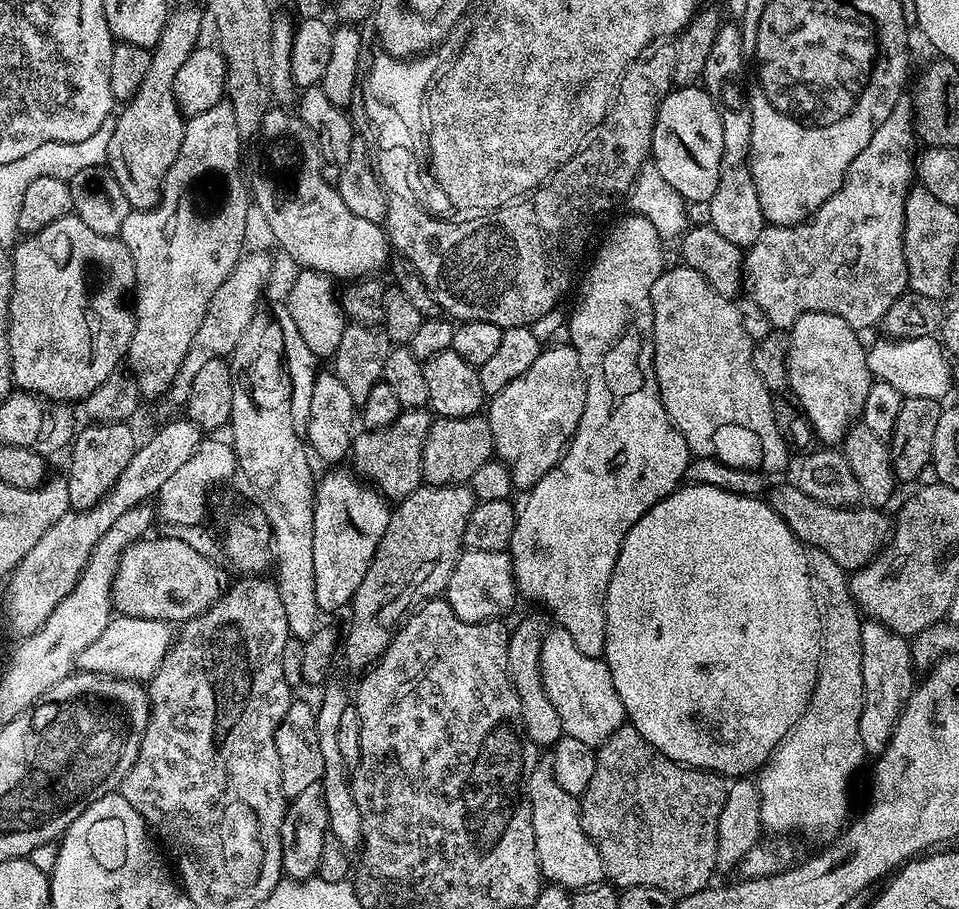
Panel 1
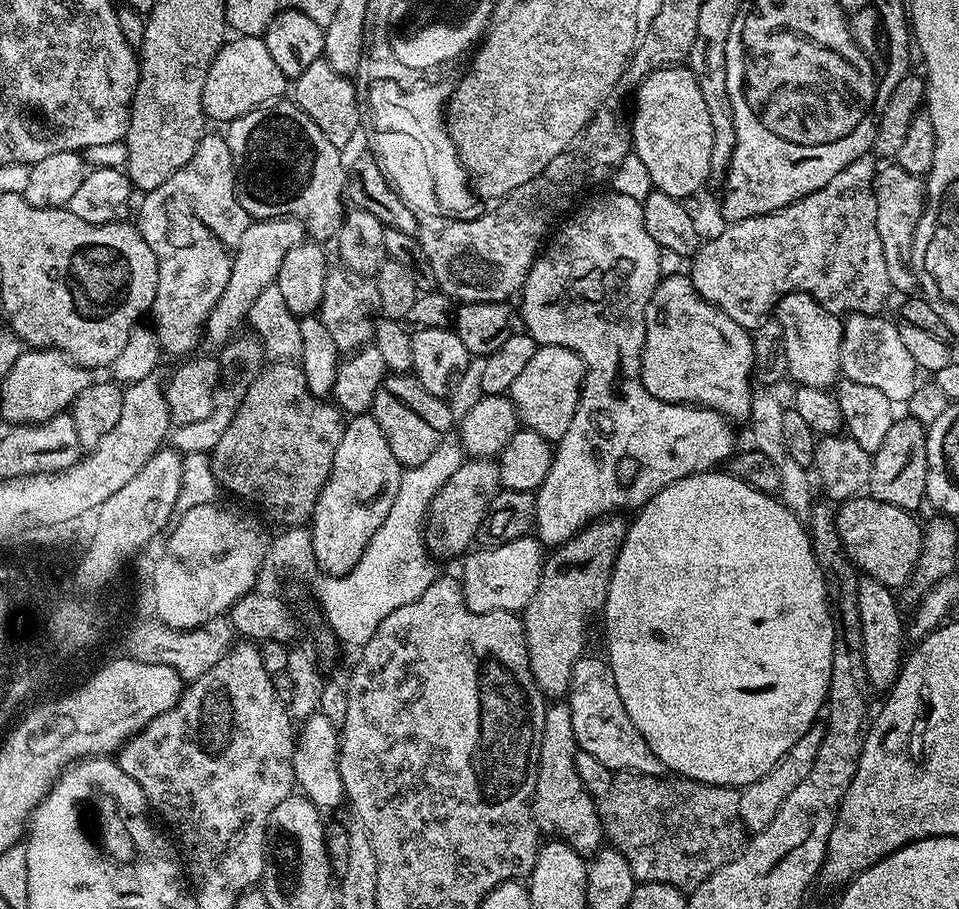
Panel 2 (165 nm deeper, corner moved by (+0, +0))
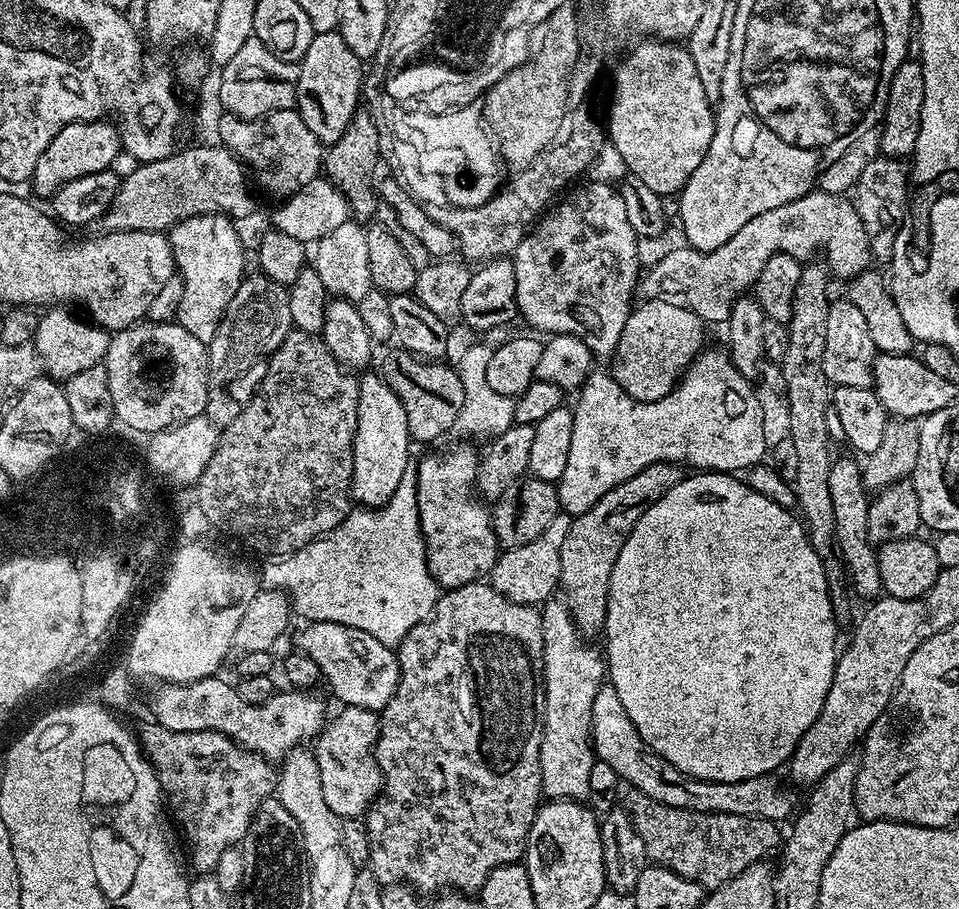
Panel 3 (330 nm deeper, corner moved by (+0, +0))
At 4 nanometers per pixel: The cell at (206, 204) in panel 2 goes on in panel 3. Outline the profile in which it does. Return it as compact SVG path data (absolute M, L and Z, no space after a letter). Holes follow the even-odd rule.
M207 212L178 222L167 233L174 254L176 272L184 280L182 302L178 305L174 320L186 330L190 330L190 334L194 334L194 338L201 340L204 345L208 345L214 338L214 330L218 330L218 322L222 314L226 314L226 306L230 306L230 298L238 294L240 281L246 275L242 266L243 250L246 244L245 241L240 241L240 232L232 224L235 224L233 217L223 216L221 212Z

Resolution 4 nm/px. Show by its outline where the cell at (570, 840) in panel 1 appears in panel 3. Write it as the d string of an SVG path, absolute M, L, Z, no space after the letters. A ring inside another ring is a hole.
M563 599L545 600L539 609L544 643L544 729L540 747L540 786L545 797L553 800L587 801L590 794L590 766L594 766L596 751L592 748L592 707L594 694L606 680L606 660L576 629L576 619Z

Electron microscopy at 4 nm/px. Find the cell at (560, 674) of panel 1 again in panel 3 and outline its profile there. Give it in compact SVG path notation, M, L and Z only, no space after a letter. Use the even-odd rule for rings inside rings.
M610 682L601 684L598 694L594 694L592 748L596 751L596 759L606 762L606 766L611 766L625 785L633 784L631 787L635 791L671 808L714 814L738 814L777 822L783 822L784 819L787 821L793 815L792 796L780 785L779 775L746 778L742 782L714 782L696 780L692 776L682 774L682 770L670 766L670 762L666 762L657 752L646 746L634 722L630 722L630 714L626 714L622 702L618 702L618 690L614 690Z

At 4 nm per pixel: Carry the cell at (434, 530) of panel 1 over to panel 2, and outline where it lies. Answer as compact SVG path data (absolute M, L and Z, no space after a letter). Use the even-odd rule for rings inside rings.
M465 459L459 470L442 486L440 492L434 494L429 504L426 541L431 555L436 558L460 555L463 557L477 543L482 518L492 497L499 491L501 486L495 459Z

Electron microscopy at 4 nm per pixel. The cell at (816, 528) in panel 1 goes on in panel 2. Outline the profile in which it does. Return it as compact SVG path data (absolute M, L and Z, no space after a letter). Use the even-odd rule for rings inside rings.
M861 494L843 501L835 509L834 515L844 553L863 575L893 590L899 590L908 579L913 579L924 545L924 528L912 517L915 515L909 509L890 506L890 502L875 500L870 494Z

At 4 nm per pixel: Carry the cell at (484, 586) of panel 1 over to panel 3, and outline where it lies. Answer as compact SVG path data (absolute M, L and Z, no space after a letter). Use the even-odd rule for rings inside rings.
M561 514L534 538L534 542L526 542L526 546L518 546L501 551L496 557L490 573L490 583L498 594L510 598L510 602L519 604L543 605L545 600L553 599L560 582L562 570L562 542L570 534L573 517Z

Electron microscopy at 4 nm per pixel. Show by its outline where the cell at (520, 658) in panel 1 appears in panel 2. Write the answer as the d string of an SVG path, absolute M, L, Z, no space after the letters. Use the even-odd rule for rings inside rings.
M609 514L601 519L591 521L588 523L583 530L581 530L578 535L573 536L572 539L565 542L565 544L559 545L555 549L556 552L547 557L544 562L544 573L542 578L538 582L538 590L534 590L534 598L530 598L530 602L524 608L522 613L522 619L524 621L524 637L526 638L526 650L528 651L528 657L530 658L530 670L534 674L534 682L540 688L541 694L543 694L549 701L556 702L561 698L567 697L568 687L572 685L572 675L574 674L574 666L580 657L585 655L586 648L584 648L584 615L587 612L599 613L604 607L606 602L606 594L608 593L608 587L610 586L610 578L612 577L612 567L616 561L616 553L620 551L622 542L626 538L628 533L629 521L627 519L623 520L623 515L620 514Z

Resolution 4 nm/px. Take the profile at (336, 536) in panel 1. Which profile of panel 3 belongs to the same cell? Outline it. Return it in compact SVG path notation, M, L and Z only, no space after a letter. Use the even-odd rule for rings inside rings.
M365 371L359 377L358 426L354 434L354 474L352 475L352 498L357 505L368 509L383 507L394 494L406 466L410 462L408 444L410 437L406 426L406 410L390 390L383 375Z

